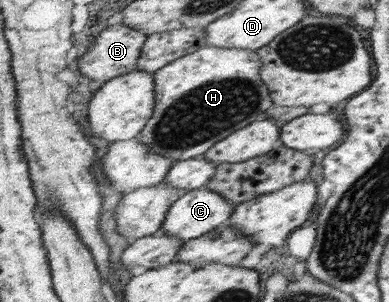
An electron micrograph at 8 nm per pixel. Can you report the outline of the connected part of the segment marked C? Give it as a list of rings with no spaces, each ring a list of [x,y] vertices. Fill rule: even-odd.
[[[202,187],[188,191],[187,195],[175,202],[161,229],[167,235],[187,242],[229,222],[236,208],[222,194]]]

